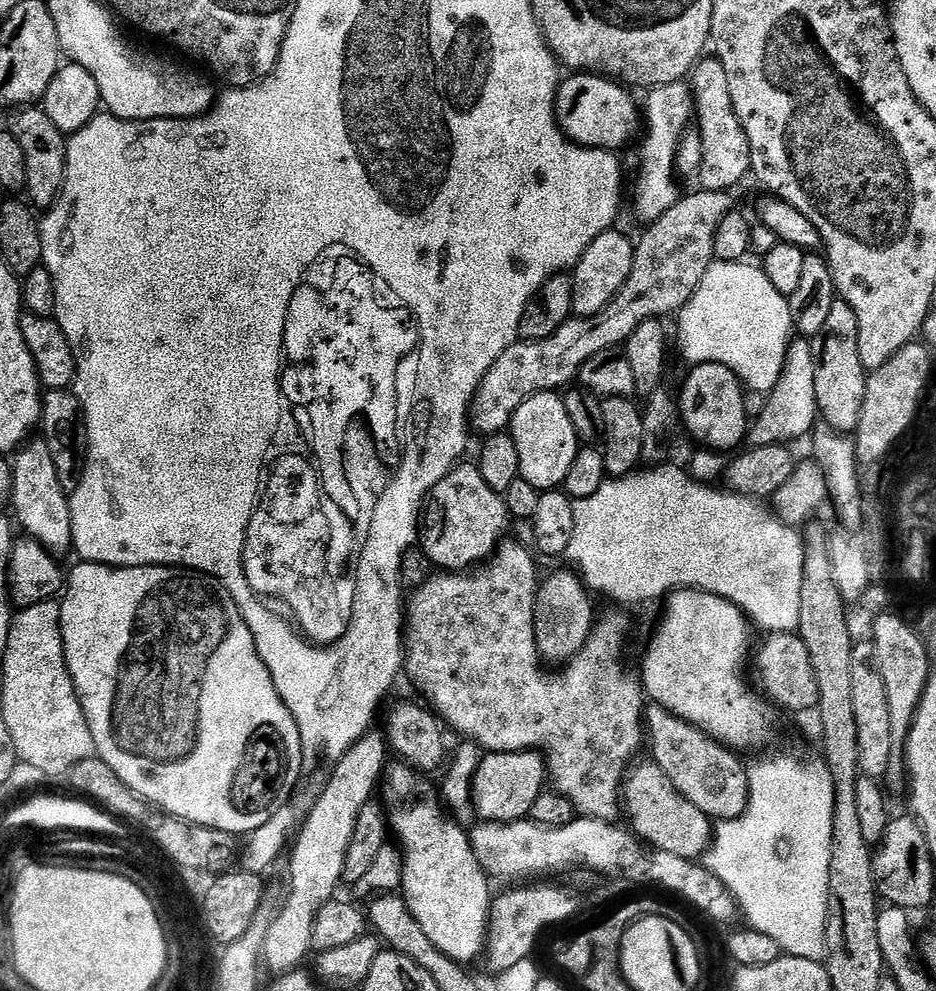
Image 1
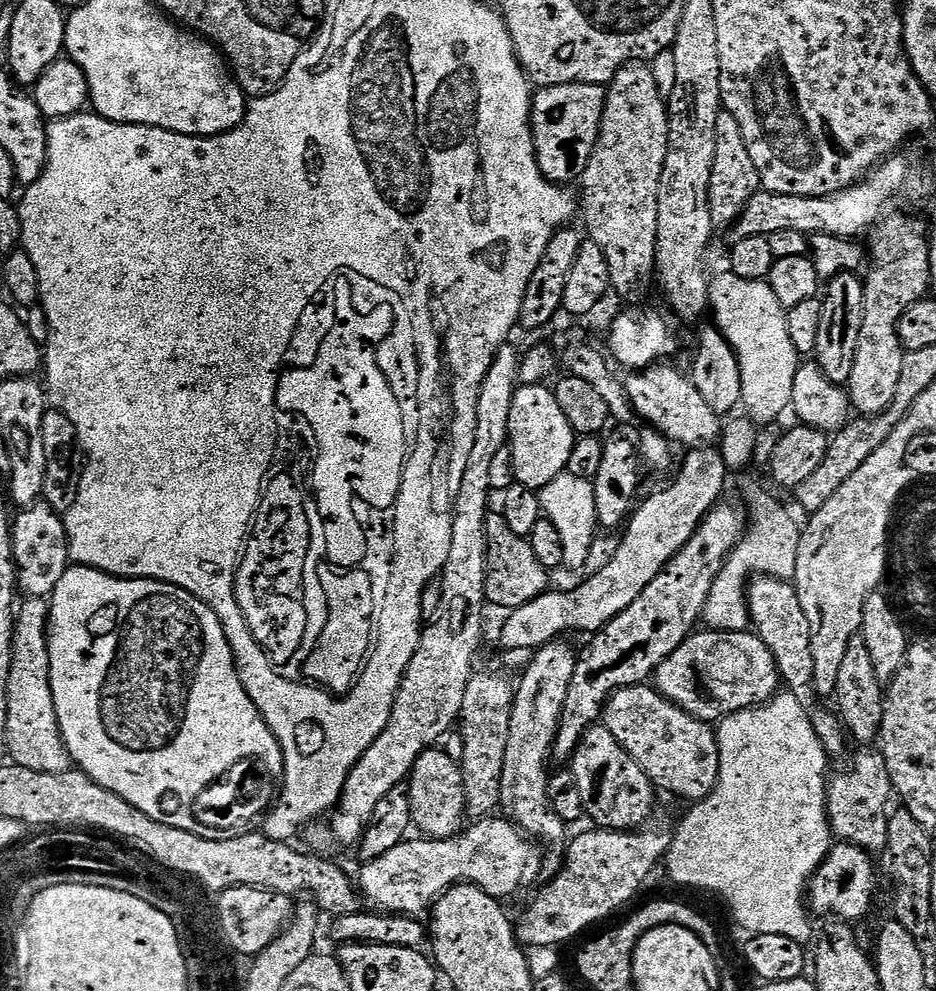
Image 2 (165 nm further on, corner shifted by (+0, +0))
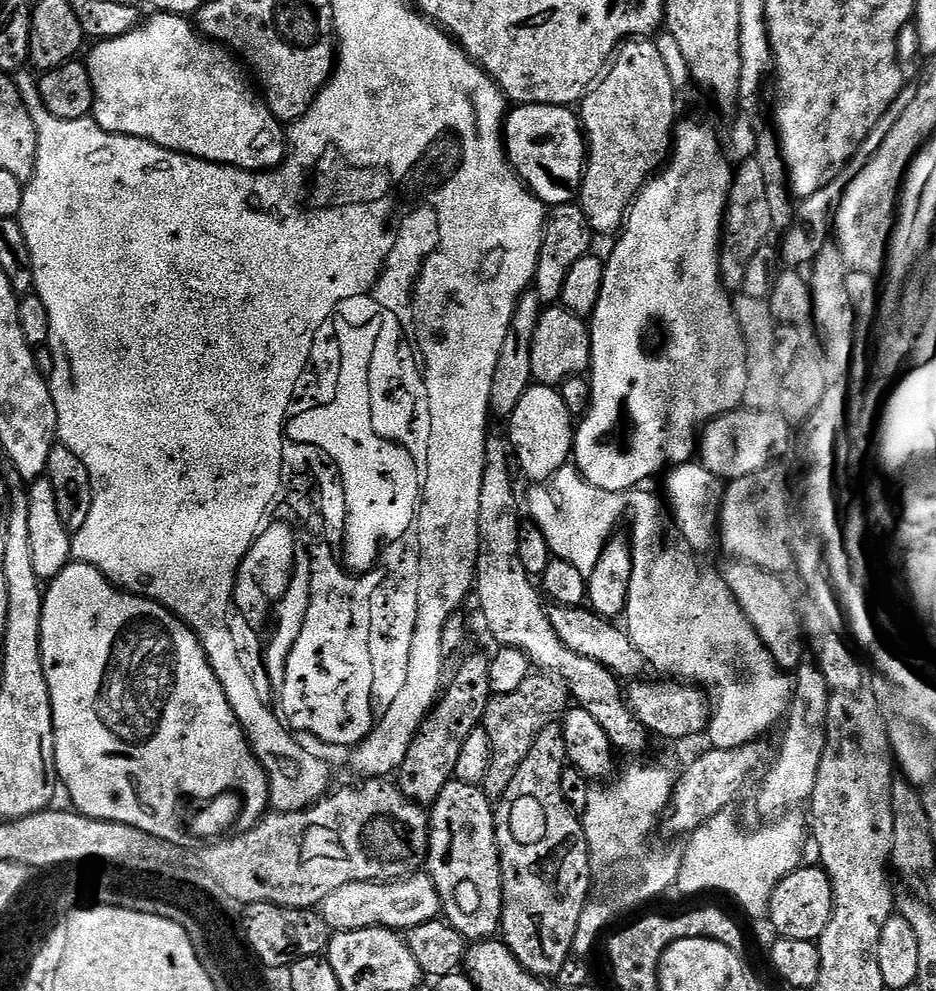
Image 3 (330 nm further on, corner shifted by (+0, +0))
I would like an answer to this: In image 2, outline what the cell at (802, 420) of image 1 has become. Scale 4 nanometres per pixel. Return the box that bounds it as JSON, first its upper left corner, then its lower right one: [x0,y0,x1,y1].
[500,446,730,652]

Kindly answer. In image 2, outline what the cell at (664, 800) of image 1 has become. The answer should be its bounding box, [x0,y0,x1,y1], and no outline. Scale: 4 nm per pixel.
[570,724,656,831]

